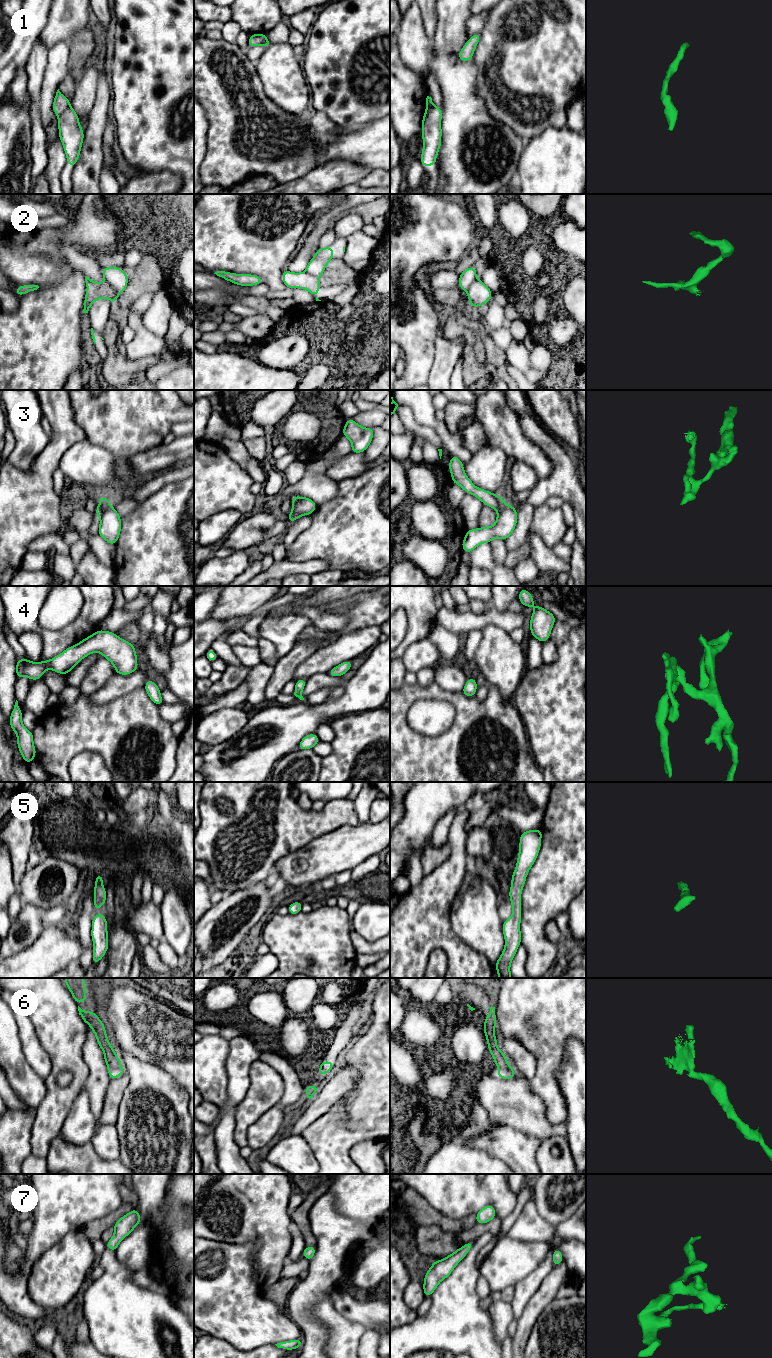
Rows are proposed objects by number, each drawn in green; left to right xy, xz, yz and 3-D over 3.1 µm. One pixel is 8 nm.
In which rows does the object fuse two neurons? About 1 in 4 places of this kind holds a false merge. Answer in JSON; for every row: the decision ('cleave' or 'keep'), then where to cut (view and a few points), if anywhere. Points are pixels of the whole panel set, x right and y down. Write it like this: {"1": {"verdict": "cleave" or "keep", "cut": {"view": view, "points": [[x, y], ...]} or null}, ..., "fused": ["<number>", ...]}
{"1": {"verdict": "cleave", "cut": {"view": "xy", "points": [[70, 106], [58, 117]]}}, "2": {"verdict": "cleave", "cut": {"view": "xy", "points": [[106, 280], [118, 294]]}}, "3": {"verdict": "cleave", "cut": {"view": "xy", "points": [[108, 503], [99, 515]]}}, "4": {"verdict": "keep", "cut": null}, "5": {"verdict": "keep", "cut": null}, "6": {"verdict": "keep", "cut": null}, "7": {"verdict": "keep", "cut": null}, "fused": ["1", "2", "3"]}

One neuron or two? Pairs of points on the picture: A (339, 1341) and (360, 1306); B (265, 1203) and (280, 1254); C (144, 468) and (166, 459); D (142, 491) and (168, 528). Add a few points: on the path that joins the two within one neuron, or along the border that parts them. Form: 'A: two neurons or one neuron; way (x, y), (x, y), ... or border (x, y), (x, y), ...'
A: two neurons; border (333, 1306), (349, 1321), (360, 1323), (365, 1329)
B: one neuron; way (265, 1216), (265, 1225), (271, 1241)
C: one neuron; way (149, 463), (153, 460), (161, 459)
D: two neurons; border (167, 485), (164, 485), (140, 503)

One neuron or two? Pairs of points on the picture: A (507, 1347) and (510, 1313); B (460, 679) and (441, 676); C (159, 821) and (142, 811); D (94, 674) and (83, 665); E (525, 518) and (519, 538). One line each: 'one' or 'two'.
A: two
B: one
C: two
D: two
E: one

